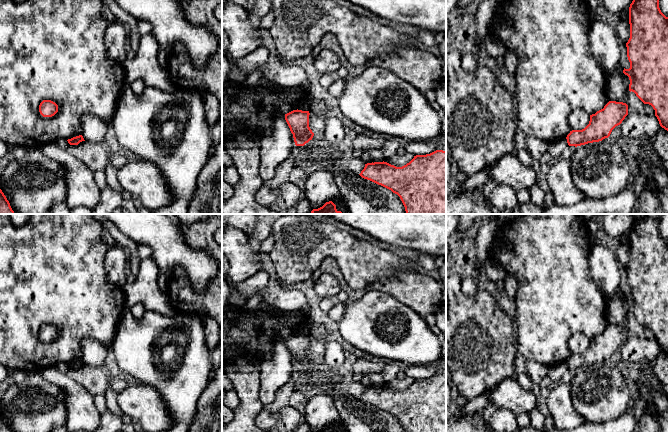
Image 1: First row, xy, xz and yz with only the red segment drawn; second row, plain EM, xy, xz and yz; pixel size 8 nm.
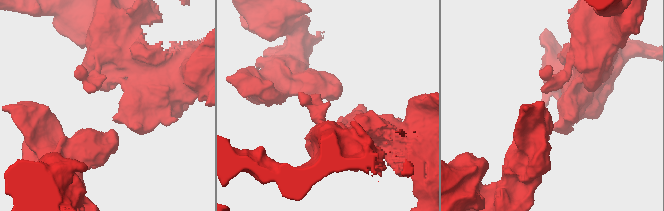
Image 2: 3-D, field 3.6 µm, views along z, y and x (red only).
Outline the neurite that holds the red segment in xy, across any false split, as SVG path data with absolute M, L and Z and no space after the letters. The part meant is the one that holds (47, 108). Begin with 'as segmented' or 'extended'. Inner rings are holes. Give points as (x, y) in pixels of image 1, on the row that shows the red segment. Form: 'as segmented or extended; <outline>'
as segmented; M43 100L39 105L39 112L43 117L52 117L58 112L58 105L51 100Z

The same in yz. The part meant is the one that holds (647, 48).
as segmented; M633 0L629 7L630 38L626 43L630 68L623 70L629 77L629 91L655 110L659 124L668 131L668 17L659 8L659 0Z

